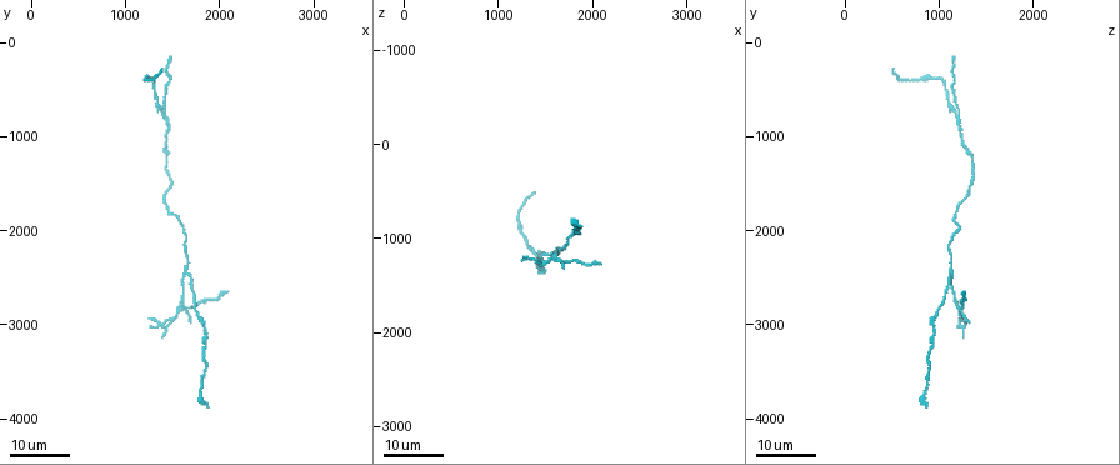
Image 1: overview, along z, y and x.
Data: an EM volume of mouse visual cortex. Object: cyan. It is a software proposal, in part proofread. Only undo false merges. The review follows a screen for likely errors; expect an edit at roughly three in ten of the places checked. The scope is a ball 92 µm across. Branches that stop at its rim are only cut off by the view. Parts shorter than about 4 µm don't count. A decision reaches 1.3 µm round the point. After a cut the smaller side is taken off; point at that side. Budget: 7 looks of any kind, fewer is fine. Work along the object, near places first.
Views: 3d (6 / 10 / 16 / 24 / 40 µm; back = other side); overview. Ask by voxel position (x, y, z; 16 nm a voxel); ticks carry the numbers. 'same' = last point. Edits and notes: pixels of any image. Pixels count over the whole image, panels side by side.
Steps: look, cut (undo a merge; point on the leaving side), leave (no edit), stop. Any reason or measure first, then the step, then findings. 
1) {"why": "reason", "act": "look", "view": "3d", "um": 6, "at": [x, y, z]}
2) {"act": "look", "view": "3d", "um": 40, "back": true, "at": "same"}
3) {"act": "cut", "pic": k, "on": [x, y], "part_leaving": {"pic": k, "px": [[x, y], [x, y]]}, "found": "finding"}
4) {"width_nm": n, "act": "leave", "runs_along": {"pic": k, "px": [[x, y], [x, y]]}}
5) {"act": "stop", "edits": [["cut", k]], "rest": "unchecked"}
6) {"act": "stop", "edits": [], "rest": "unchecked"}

{"why": "side arm on a straight run", "act": "look", "view": "3d", "um": 16, "at": [1660, 2440, 1120]}

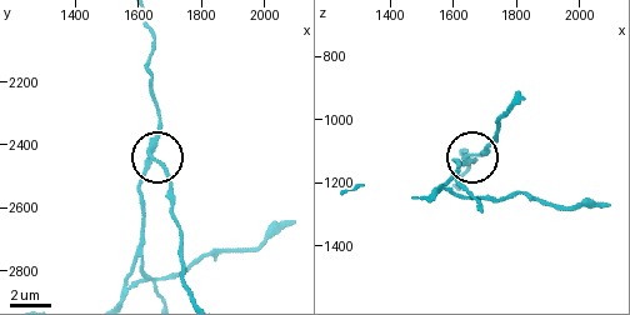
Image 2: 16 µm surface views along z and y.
{"act": "look", "view": "3d", "um": 6, "at": [1640, 2450, 1130]}

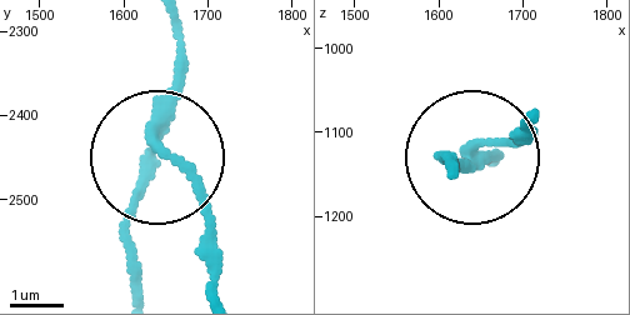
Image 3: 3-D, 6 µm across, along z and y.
{"arms": 3, "act": "cut", "pic": 3, "on": [134, 204], "found": "two cells meet here"}

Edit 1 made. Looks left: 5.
{"act": "look", "view": "overview"}

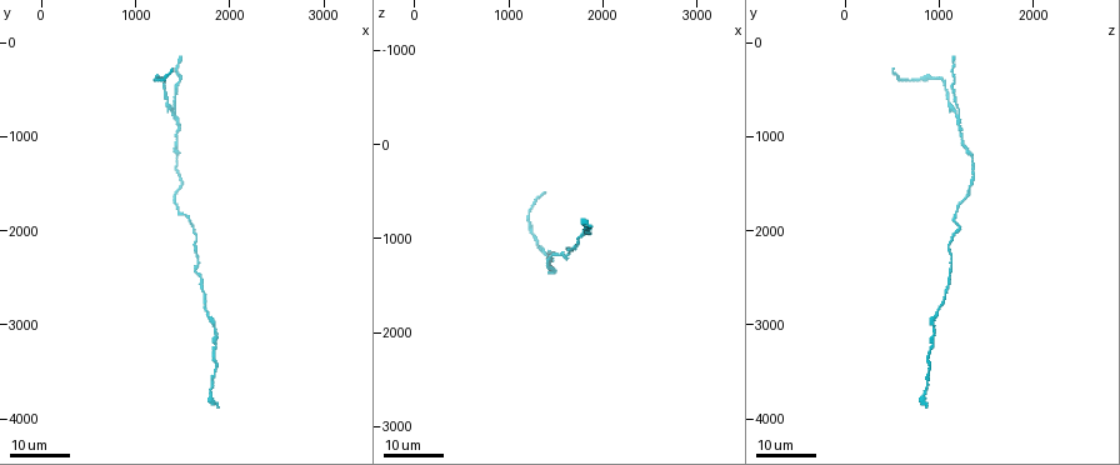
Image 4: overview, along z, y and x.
{"why": "calibre changes", "act": "look", "view": "3d", "um": 16, "at": [1460, 1180, 1340]}

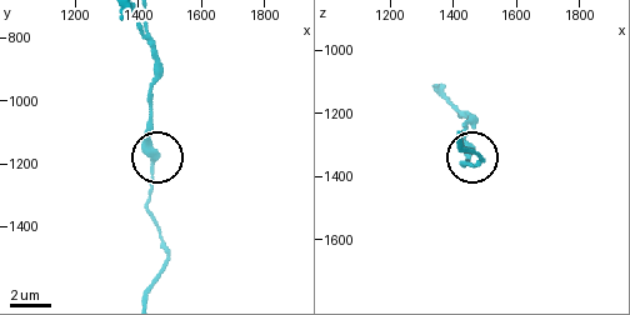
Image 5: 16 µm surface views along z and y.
{"act": "look", "view": "3d", "um": 6, "at": [1450, 1190, 1350]}

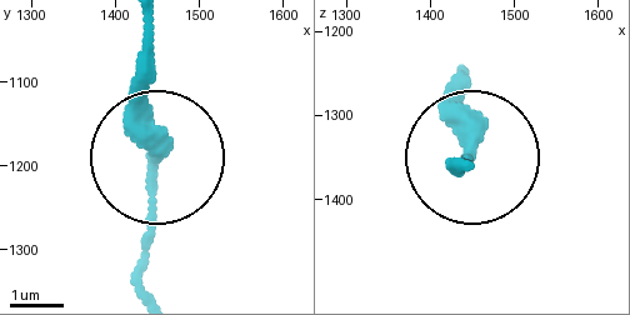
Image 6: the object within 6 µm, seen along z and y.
{"act": "leave", "runs_along": {"pic": 6, "px": [[144, 291], [163, 144], [149, 68]]}, "found": "all the same cell"}

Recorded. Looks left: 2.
{"why": "thick turns thin", "act": "look", "view": "3d", "um": 16, "at": [1620, 2040, 1180]}

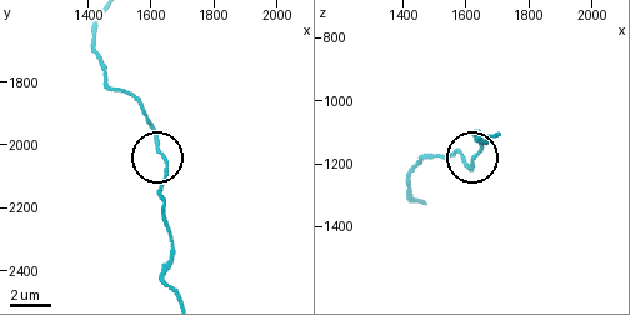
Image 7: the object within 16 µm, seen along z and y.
{"why": "closer look", "act": "look", "view": "3d", "um": 6, "at": [1630, 2020, 1180]}

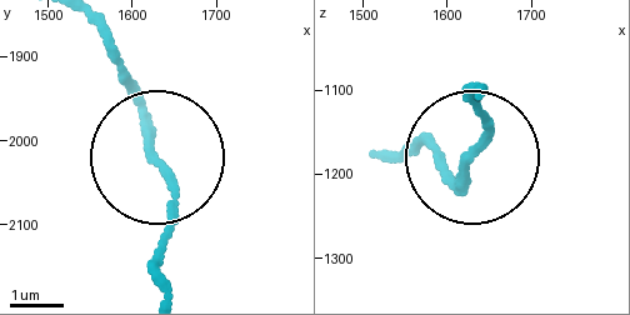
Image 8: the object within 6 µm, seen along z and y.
{"width_nm": 160, "act": "leave", "runs_along": {"pic": 8, "px": [[91, 24], [173, 185], [159, 261]]}, "found": "one cell here"}

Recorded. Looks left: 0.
{"act": "stop", "edits": [["cut", 3]], "rest": "unchecked"}

